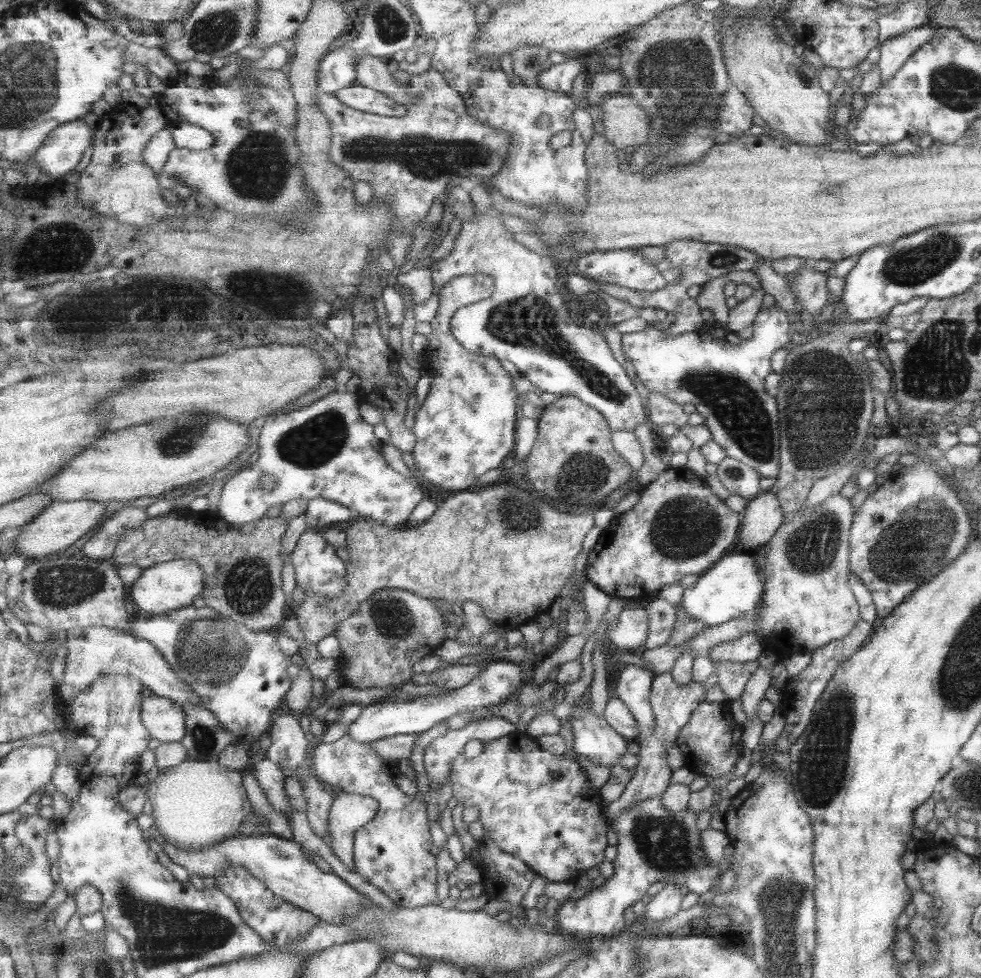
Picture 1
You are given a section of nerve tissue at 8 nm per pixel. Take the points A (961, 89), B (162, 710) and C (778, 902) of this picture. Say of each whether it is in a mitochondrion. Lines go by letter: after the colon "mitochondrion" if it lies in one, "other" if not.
A: mitochondrion
B: other
C: mitochondrion

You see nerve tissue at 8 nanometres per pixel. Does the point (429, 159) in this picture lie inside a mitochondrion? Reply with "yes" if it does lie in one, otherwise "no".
yes

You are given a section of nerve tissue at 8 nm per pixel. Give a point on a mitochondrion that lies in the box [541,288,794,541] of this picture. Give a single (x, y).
(735, 406)

